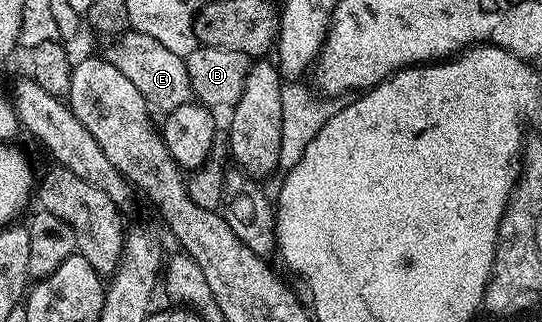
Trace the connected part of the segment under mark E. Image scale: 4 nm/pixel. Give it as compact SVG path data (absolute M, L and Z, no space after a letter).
M128 28L114 39L113 45L115 47L111 51L106 51L107 61L116 66L137 87L137 92L141 92L148 107L166 112L173 108L181 108L181 104L192 101L186 61L181 56L169 52L169 48L165 48L153 36Z

